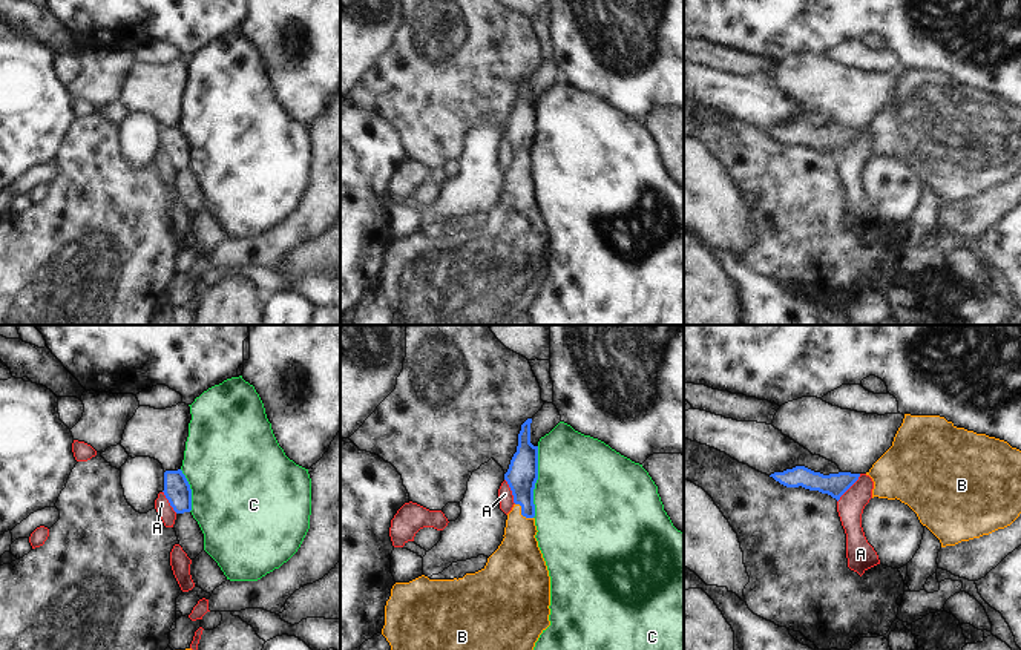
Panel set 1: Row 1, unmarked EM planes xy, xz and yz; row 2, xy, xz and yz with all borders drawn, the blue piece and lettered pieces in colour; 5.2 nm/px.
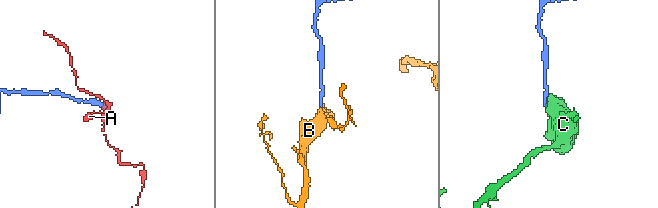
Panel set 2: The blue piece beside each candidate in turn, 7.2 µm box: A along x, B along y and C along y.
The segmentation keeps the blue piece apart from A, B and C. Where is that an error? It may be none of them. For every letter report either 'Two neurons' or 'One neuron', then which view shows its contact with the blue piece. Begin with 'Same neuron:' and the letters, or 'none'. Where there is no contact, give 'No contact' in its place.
Same neuron: B
A: Two neurons. Touches blue in yz
B: One neuron. Touches blue in xz
C: Two neurons. Touches blue in xz

